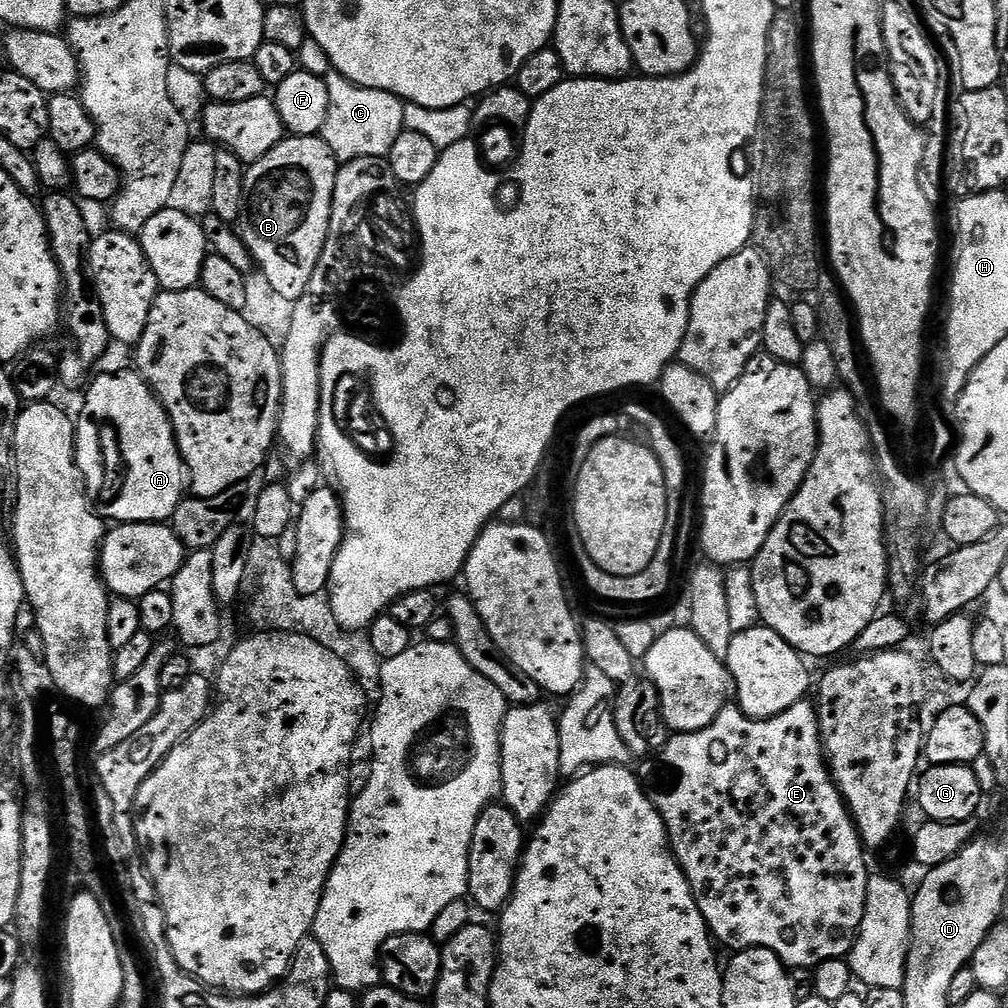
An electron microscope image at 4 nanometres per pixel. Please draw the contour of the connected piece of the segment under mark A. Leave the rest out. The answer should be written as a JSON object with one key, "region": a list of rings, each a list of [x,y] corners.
{"region":[[[131,371],[108,372],[100,377],[97,375],[87,385],[88,393],[84,396],[82,407],[93,415],[116,420],[116,428],[120,428],[120,440],[124,440],[124,456],[128,456],[128,468],[132,468],[132,472],[128,472],[128,488],[124,488],[124,496],[120,496],[120,500],[108,508],[108,512],[112,512],[112,522],[168,522],[180,501],[185,499],[186,469],[168,411],[139,371]]]}

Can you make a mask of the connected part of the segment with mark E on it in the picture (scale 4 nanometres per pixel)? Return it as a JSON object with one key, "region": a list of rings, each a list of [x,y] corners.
{"region":[[[805,698],[794,702],[782,714],[771,716],[765,720],[754,720],[744,715],[736,706],[725,706],[702,730],[693,732],[677,732],[669,735],[662,751],[656,753],[654,759],[648,758],[638,768],[638,776],[648,795],[648,801],[658,810],[662,822],[668,831],[668,843],[680,869],[686,874],[690,890],[694,894],[694,902],[698,902],[698,910],[702,910],[702,918],[711,932],[717,945],[725,944],[731,950],[745,948],[765,948],[770,950],[789,969],[805,968],[811,970],[827,960],[838,960],[847,957],[856,940],[856,932],[860,929],[862,914],[866,906],[866,882],[870,875],[868,864],[864,861],[866,849],[856,833],[856,822],[848,813],[842,794],[836,789],[832,774],[828,770],[828,762],[824,758],[824,748],[820,744],[820,727],[816,721],[816,705]]]}

